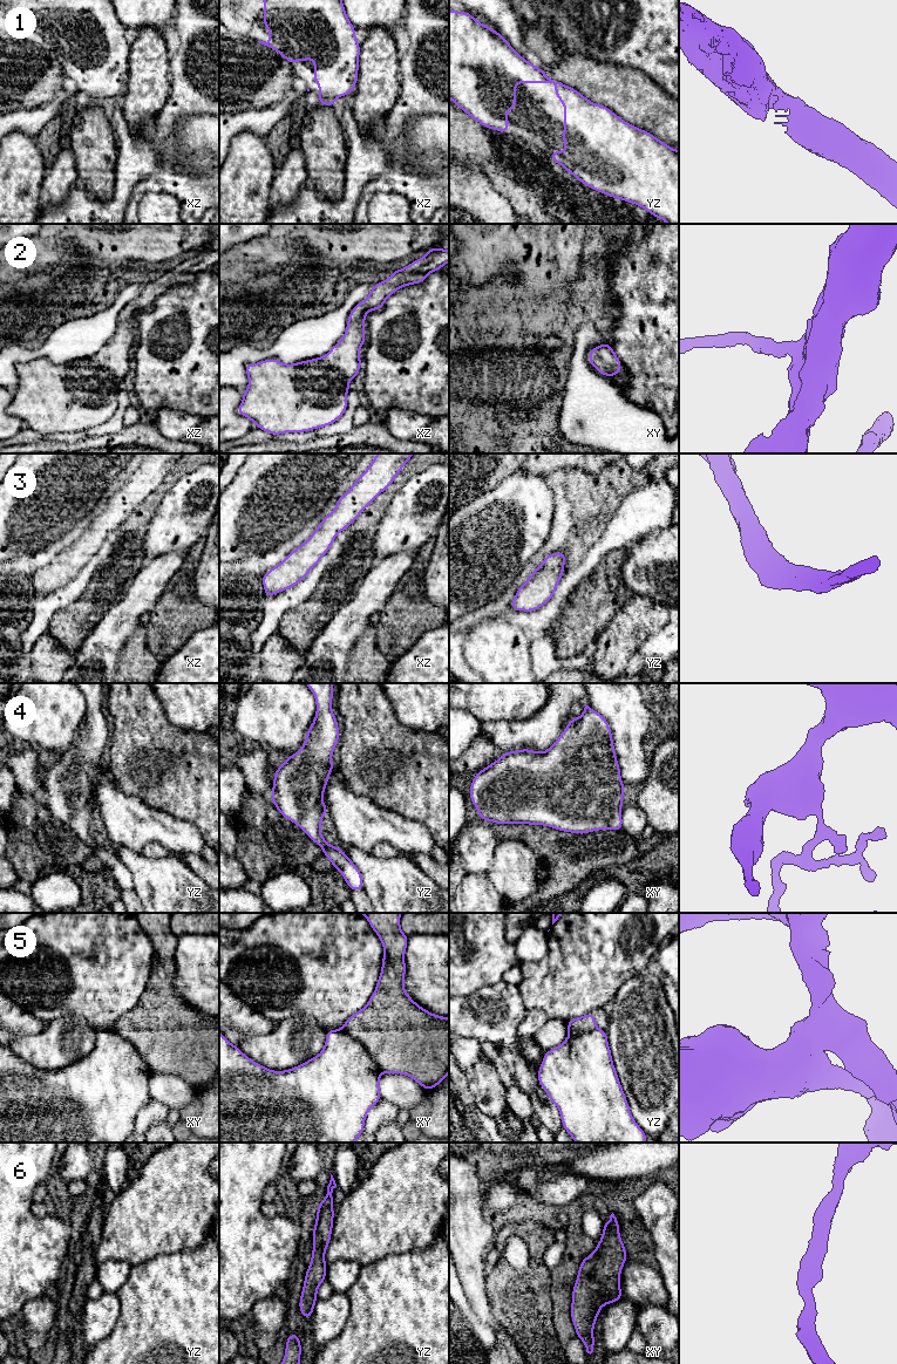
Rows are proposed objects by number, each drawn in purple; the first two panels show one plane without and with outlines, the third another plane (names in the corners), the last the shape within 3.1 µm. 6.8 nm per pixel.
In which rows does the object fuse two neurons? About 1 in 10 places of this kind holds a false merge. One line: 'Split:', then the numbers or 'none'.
Split: 5

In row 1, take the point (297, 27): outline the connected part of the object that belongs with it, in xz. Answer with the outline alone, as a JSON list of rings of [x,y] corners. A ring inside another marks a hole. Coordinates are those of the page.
[[[263,0],[263,26],[269,28],[270,40],[259,43],[271,47],[291,64],[297,61],[305,62],[312,59],[314,62],[314,84],[319,84],[319,104],[333,108],[338,97],[355,91],[359,71],[360,43],[355,37],[355,27],[347,18],[342,0]]]

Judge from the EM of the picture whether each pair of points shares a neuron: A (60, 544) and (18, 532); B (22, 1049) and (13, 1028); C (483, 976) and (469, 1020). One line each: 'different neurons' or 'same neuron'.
A: different neurons
B: different neurons
C: different neurons

